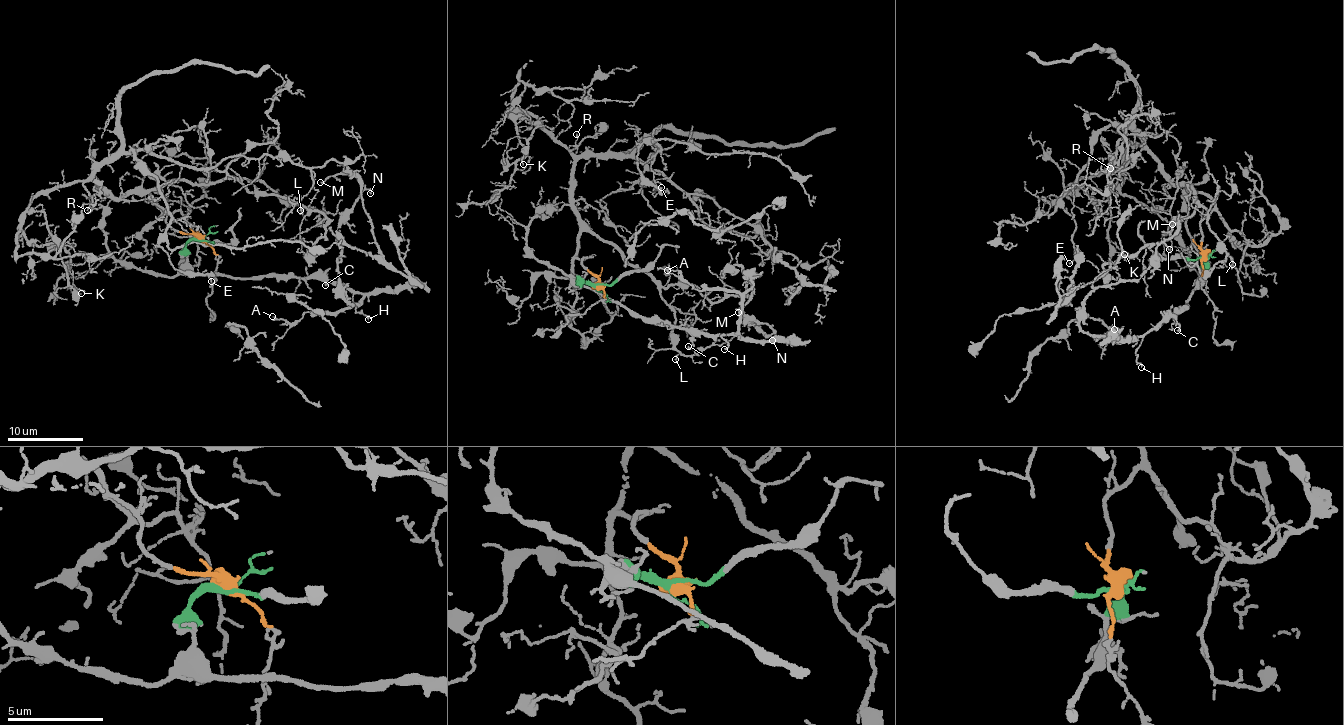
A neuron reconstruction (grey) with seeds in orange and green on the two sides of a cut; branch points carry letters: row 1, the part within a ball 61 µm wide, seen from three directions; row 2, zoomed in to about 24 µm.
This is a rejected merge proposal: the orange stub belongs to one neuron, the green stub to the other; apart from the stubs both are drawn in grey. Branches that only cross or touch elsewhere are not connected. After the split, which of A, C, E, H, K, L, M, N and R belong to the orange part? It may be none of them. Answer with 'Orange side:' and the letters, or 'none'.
Orange side: E, K, L, R

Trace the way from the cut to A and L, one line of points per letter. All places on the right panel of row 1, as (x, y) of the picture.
A: (1205, 256), (1197, 287), (1185, 307), (1128, 341), (1095, 337), (1114, 334), (1107, 338), (1106, 333), (1115, 329)
L: (1205, 256), (1199, 225), (1213, 206), (1190, 187), (1222, 244), (1225, 265), (1232, 263)

